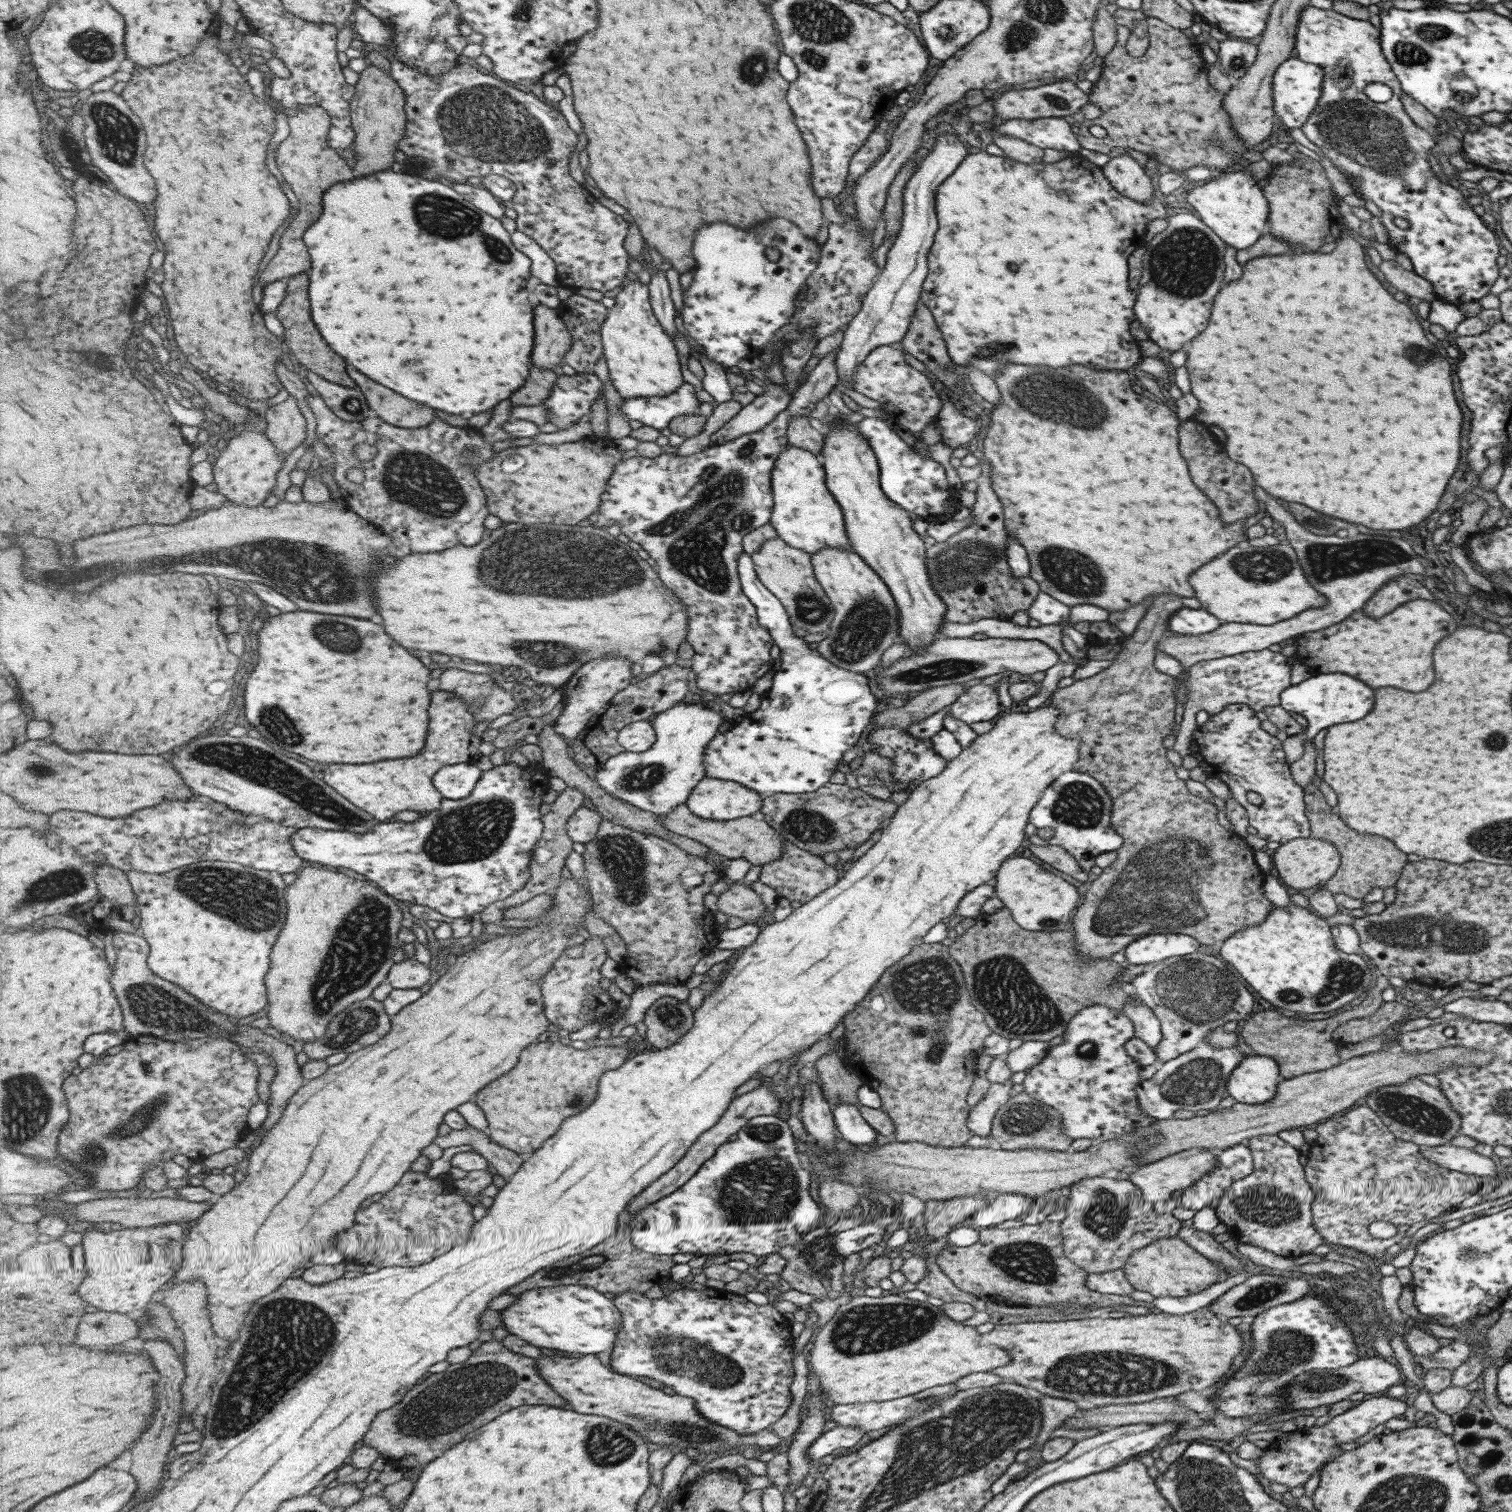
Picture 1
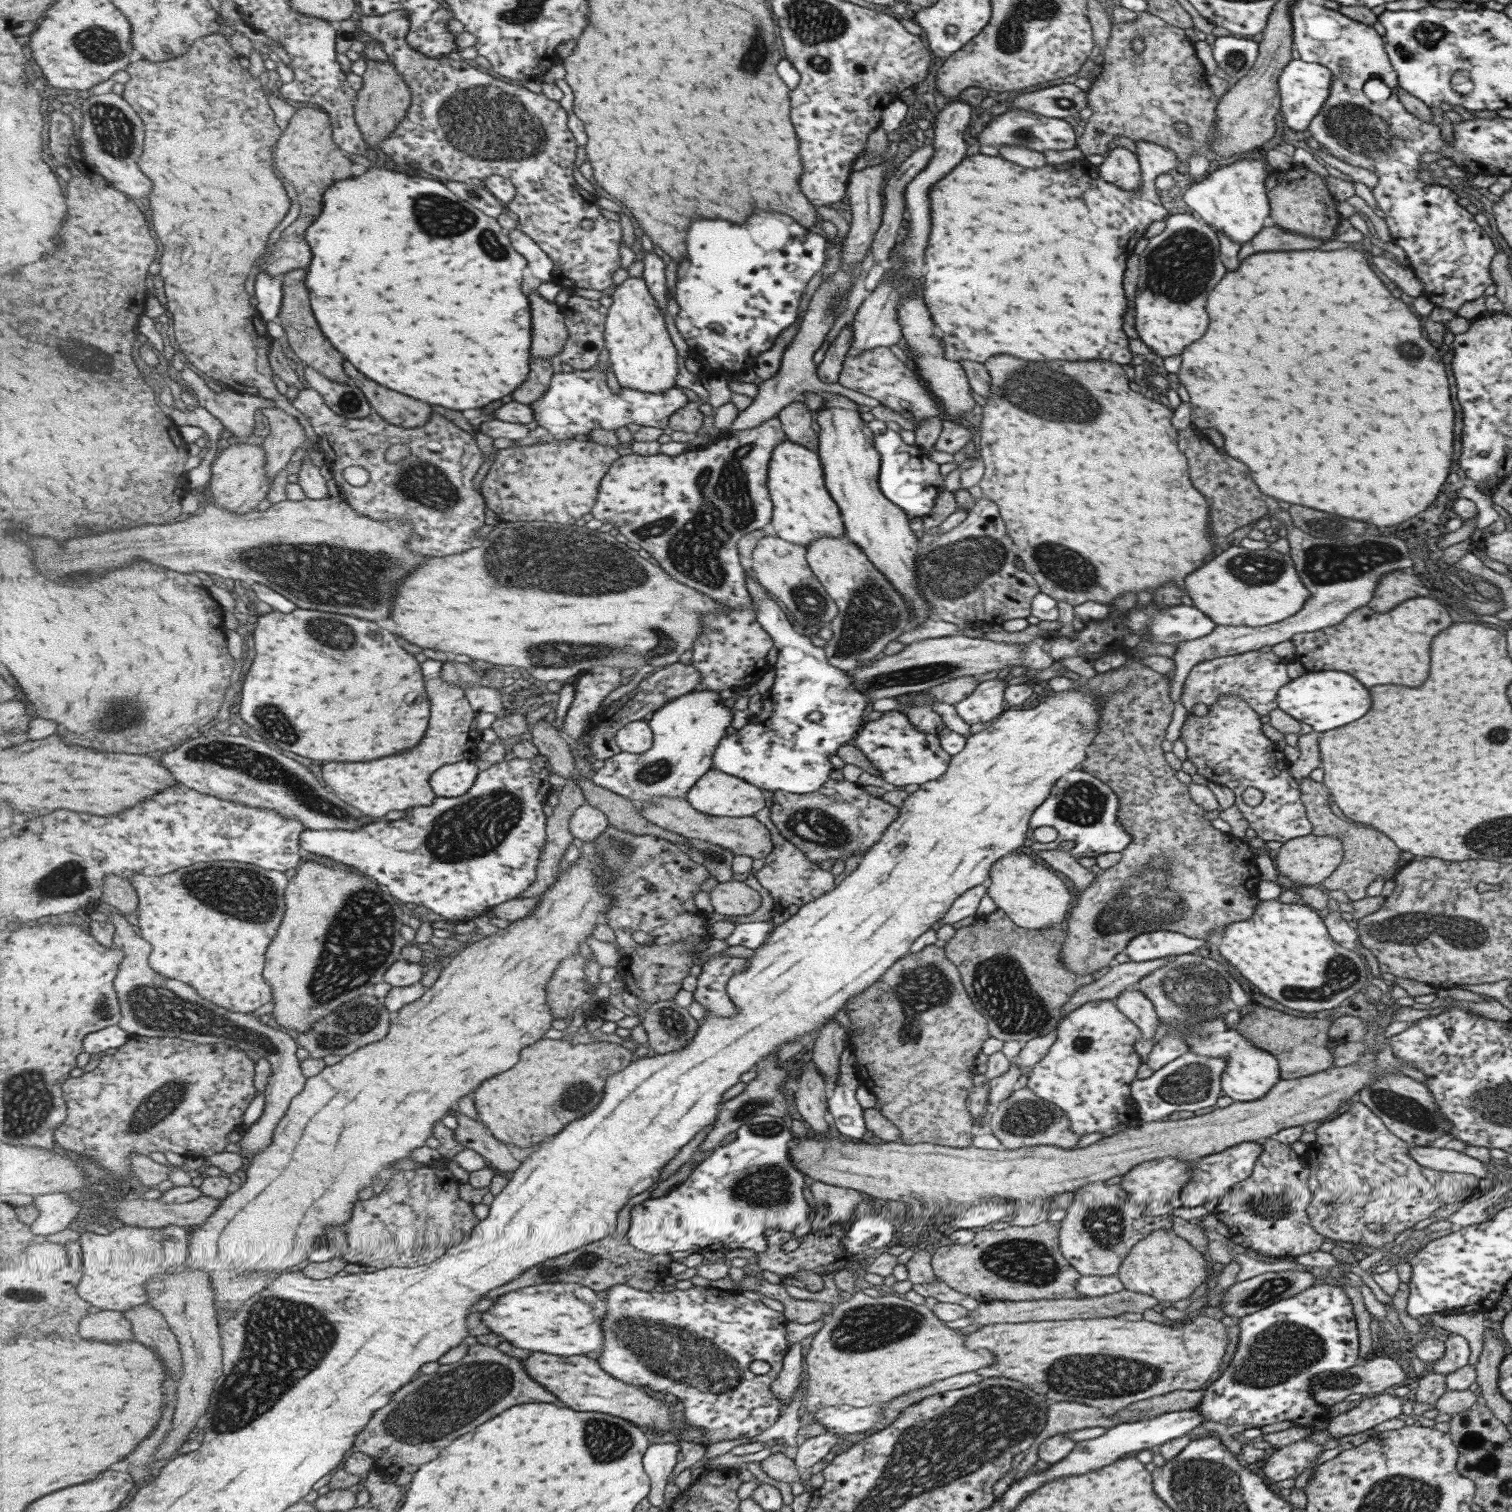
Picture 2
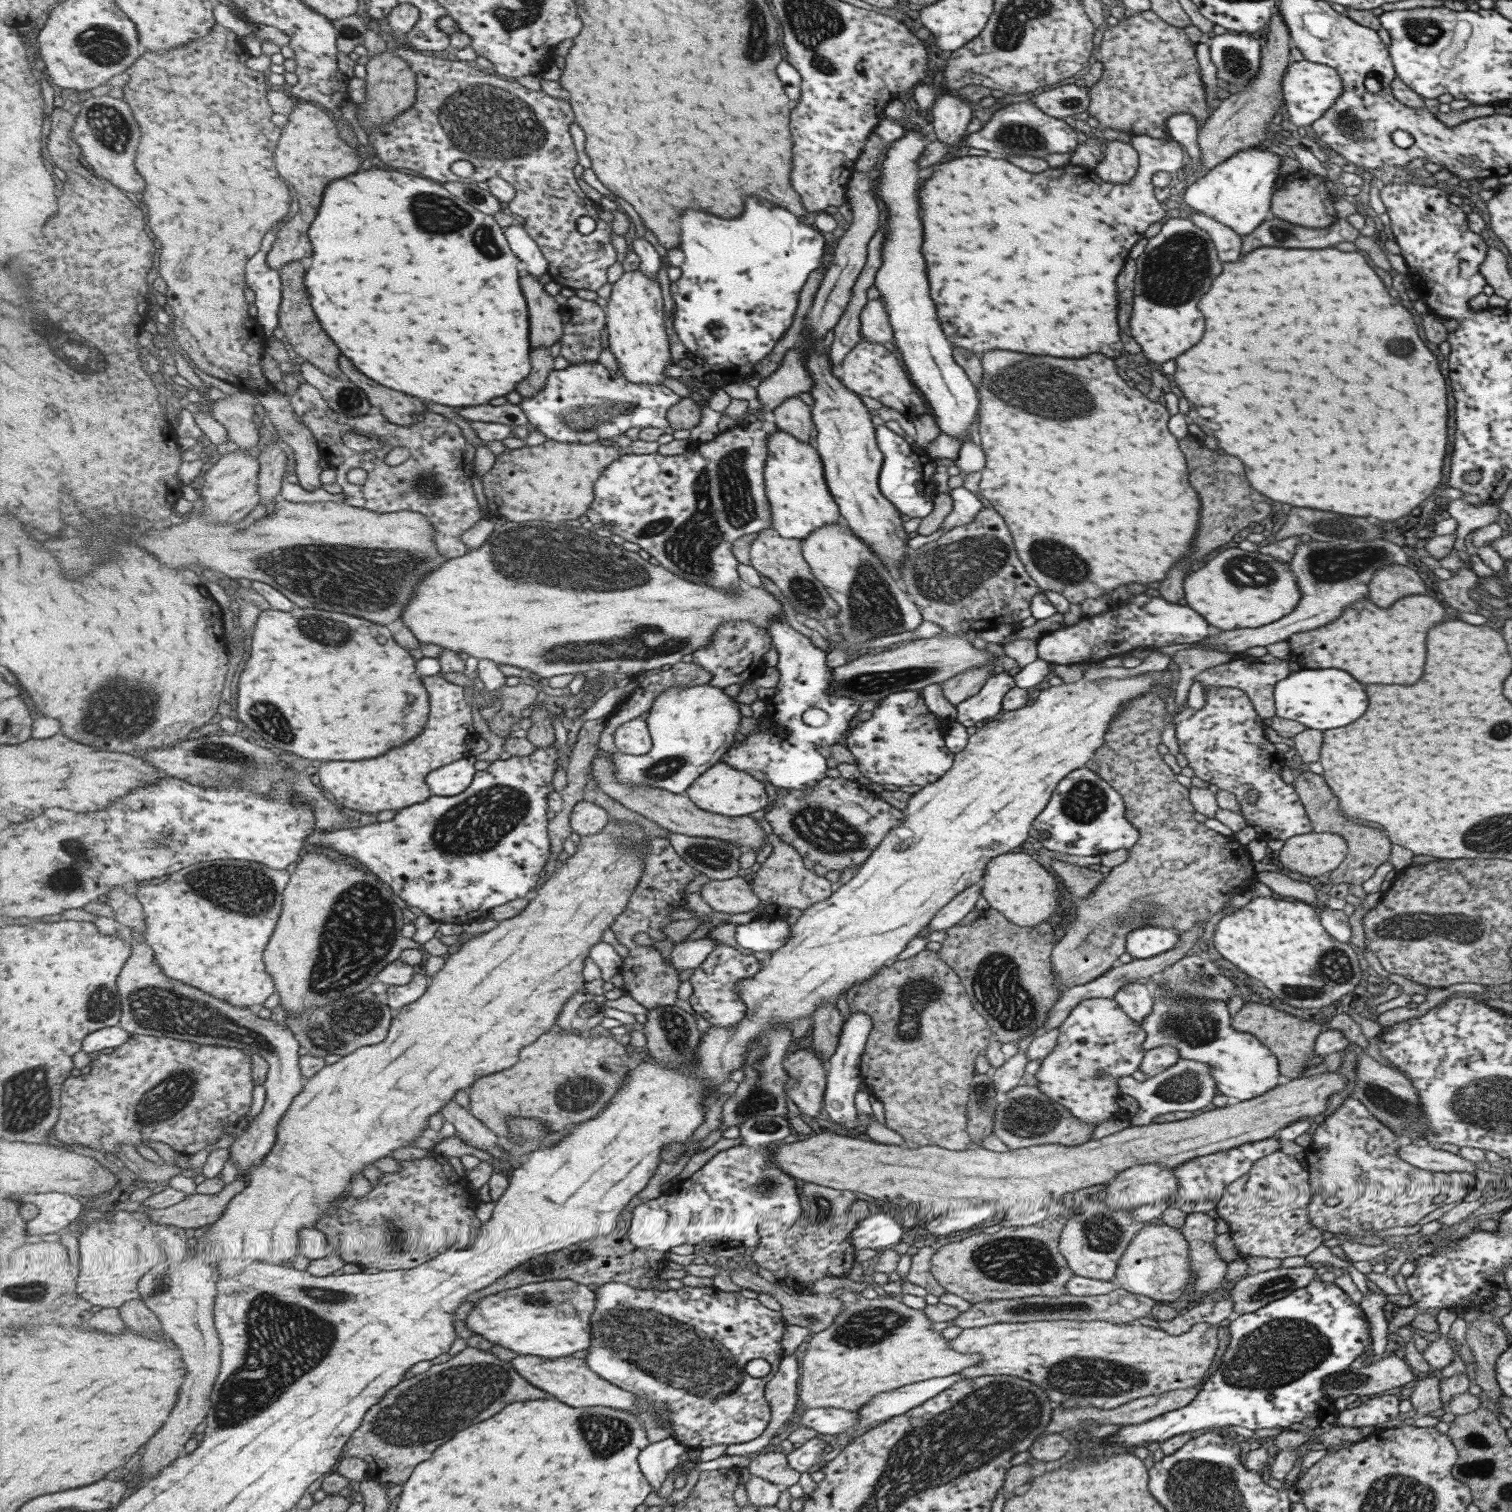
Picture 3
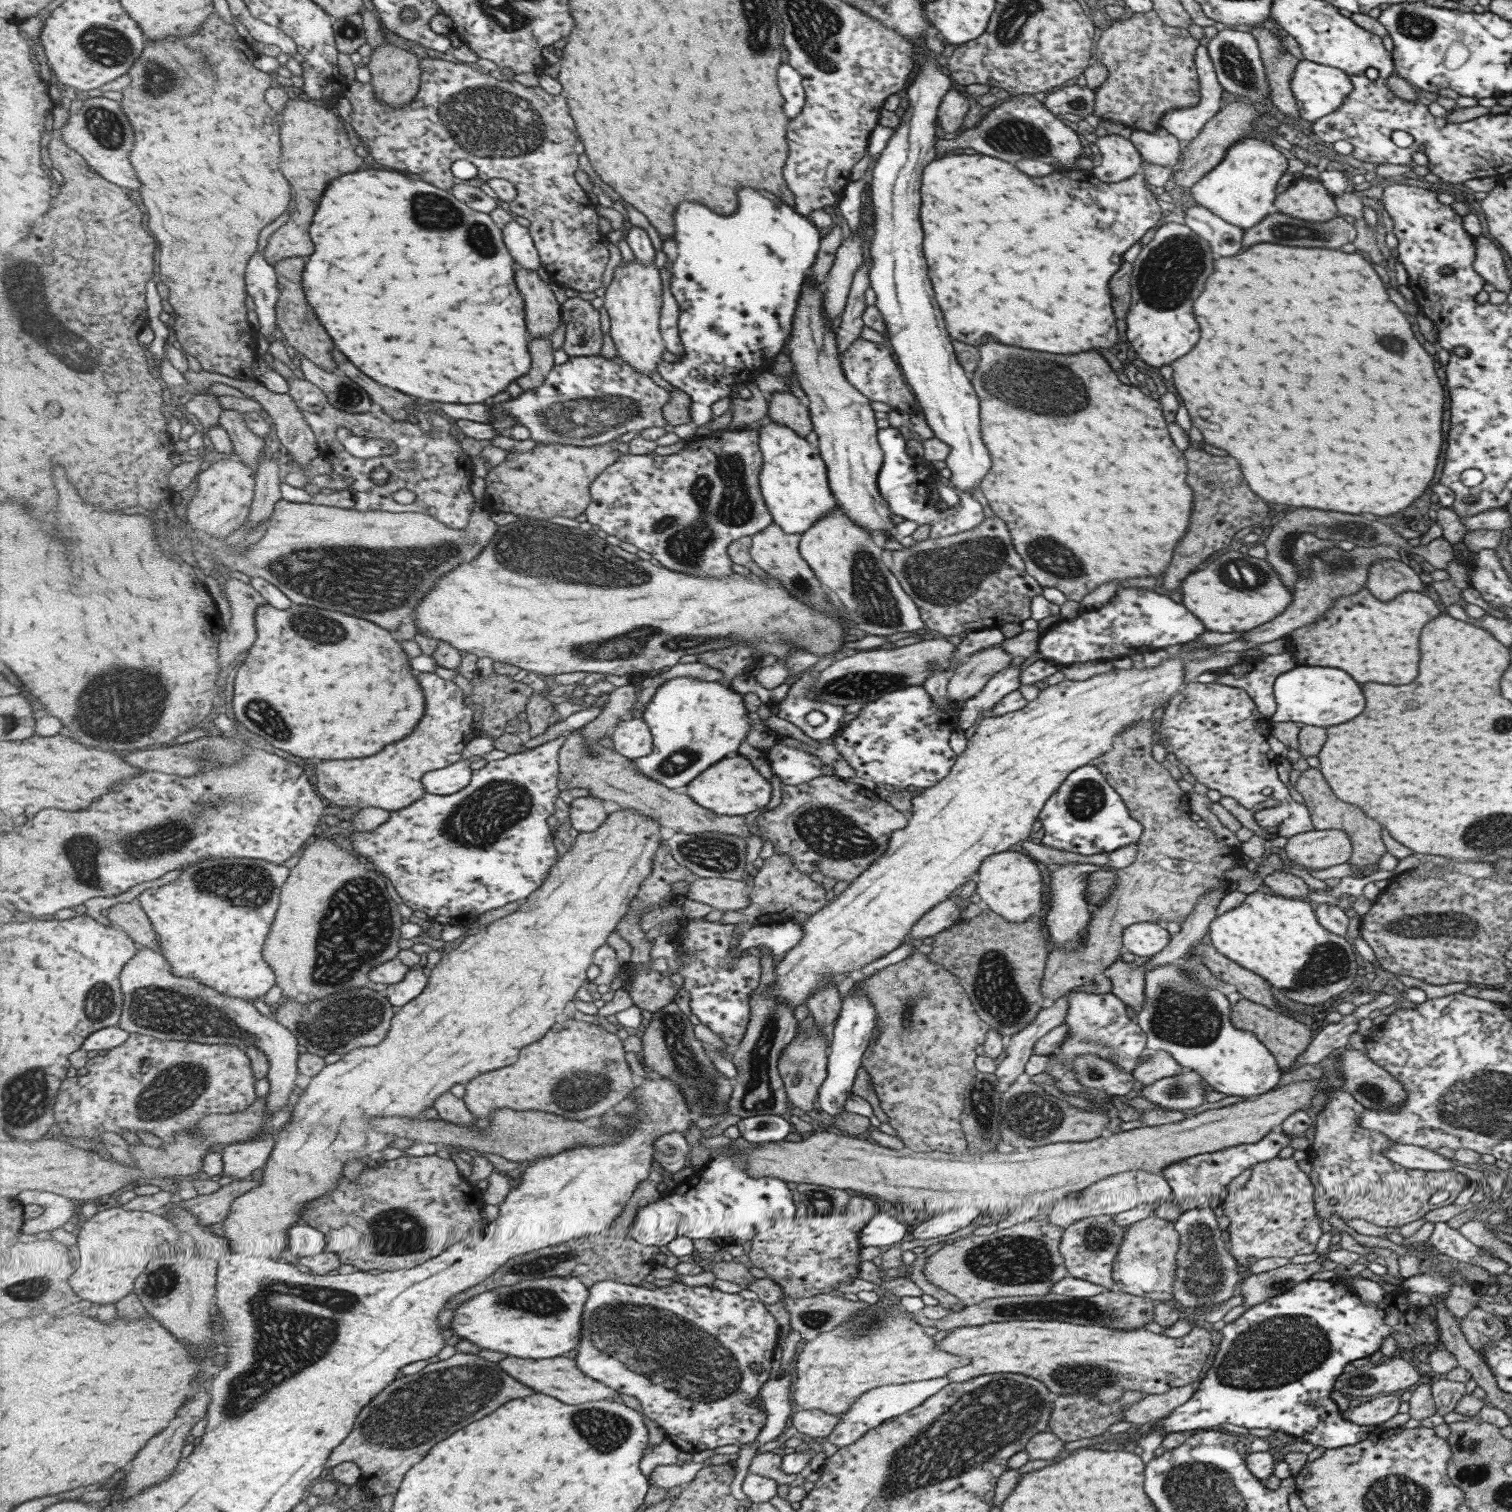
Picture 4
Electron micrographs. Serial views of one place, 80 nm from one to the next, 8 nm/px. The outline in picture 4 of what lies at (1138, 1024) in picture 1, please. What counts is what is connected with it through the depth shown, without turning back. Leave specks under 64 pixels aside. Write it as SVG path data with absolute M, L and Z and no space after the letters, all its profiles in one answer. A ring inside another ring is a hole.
M1117 955L1117 958L1102 972L1102 975L1106 976L1111 983L1111 994L1119 997L1122 1003L1134 1010L1135 1016L1139 1012L1143 997L1143 985L1144 985L1144 972L1147 961L1152 956L1138 956L1132 962L1123 962L1121 955Z

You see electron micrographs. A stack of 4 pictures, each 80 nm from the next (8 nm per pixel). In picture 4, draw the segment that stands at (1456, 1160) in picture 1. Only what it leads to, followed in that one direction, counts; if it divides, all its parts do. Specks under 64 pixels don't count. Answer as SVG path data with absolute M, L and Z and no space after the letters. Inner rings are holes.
M1393 1144L1383 1150L1383 1157L1403 1168L1424 1171L1449 1171L1457 1163L1434 1151L1411 1144Z

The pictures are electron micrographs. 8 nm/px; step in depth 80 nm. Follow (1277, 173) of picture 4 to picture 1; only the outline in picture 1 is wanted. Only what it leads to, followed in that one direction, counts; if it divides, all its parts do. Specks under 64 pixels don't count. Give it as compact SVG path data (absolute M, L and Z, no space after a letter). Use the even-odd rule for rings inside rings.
M1245 163L1240 165L1240 169L1232 172L1221 171L1217 178L1197 186L1186 192L1187 202L1193 206L1193 210L1200 216L1201 222L1208 226L1225 245L1232 246L1236 250L1249 248L1267 229L1268 225L1268 204L1262 190L1257 186L1257 180L1251 178L1249 171L1242 169Z

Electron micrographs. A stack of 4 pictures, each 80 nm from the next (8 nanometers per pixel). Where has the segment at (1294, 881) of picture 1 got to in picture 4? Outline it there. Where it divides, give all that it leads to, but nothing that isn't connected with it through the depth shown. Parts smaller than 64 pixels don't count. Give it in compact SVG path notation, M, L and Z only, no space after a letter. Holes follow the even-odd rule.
M1310 830L1287 838L1285 858L1302 870L1317 872L1345 863L1352 853L1349 835L1344 830Z

